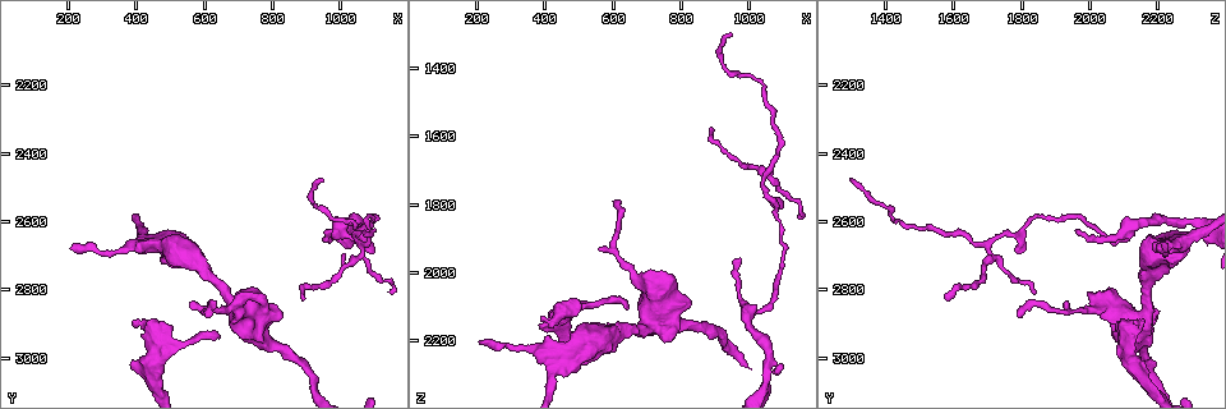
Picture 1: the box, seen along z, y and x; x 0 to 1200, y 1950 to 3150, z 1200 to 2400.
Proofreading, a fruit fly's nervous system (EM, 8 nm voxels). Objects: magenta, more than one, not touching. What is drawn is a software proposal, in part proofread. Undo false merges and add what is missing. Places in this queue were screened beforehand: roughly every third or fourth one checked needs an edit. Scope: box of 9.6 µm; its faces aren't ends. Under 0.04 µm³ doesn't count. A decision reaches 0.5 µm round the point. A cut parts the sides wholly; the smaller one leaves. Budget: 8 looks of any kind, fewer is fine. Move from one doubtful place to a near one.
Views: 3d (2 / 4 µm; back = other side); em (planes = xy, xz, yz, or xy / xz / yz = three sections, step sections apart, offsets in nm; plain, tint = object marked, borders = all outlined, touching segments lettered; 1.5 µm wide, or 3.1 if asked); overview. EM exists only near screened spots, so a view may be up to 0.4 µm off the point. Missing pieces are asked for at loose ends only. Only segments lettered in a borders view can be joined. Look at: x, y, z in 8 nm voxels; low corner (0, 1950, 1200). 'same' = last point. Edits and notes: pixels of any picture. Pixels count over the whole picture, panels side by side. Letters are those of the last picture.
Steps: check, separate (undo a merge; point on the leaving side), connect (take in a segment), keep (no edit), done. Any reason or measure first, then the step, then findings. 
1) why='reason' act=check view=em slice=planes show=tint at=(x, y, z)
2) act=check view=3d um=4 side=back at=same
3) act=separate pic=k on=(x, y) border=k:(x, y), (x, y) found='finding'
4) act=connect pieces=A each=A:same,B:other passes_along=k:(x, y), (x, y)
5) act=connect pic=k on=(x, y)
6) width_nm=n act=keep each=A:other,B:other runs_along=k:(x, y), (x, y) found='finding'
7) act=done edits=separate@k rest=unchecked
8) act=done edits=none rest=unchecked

why='free end' act=check view=3d um=2 at=(400, 2910, 2140)

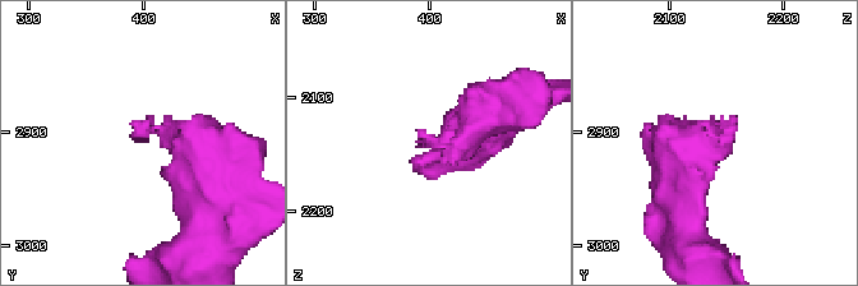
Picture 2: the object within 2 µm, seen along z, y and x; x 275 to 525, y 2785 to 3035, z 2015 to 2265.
why='shape alone is not enough' act=check view=em slice=xy step=4 show=borders at=(394, 2910, 2144)

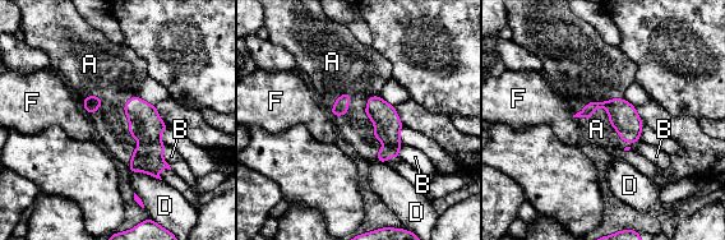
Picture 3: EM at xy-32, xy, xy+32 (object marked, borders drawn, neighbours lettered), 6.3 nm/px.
act=connect pieces=A each=A:same,B:other,D:other,F:other passes_along=3:(623, 116), (609, 115), (596, 129) found='it goes on there'

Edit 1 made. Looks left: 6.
act=check view=overview

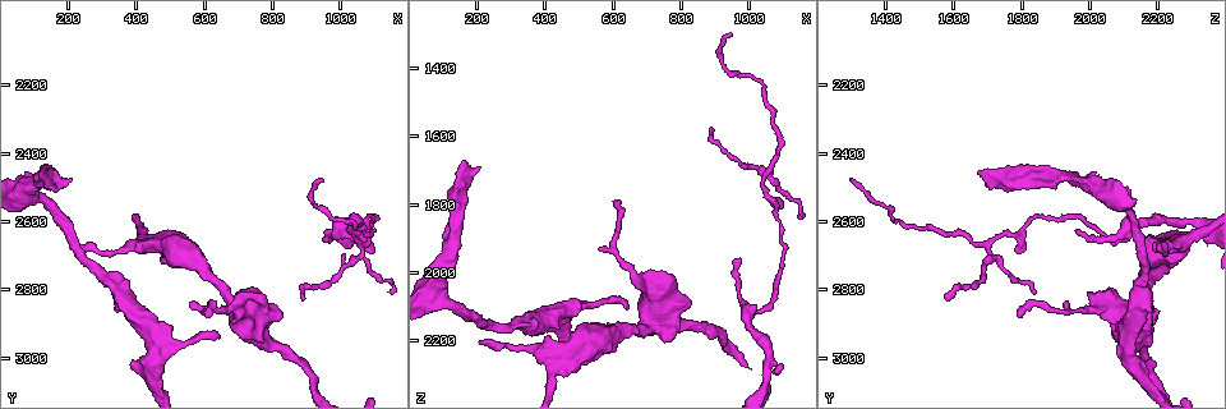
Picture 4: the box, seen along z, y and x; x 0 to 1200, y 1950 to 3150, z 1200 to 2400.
why='branch stops here' act=check view=3d um=2 side=back at=(570, 2840, 1940)

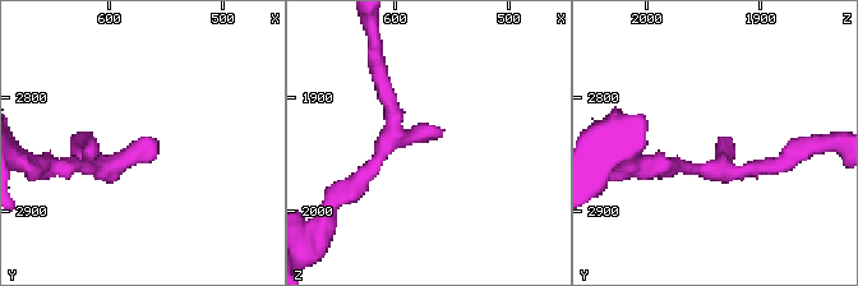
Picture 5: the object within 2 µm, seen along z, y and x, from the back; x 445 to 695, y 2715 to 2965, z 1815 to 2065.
why='now the EM' act=check view=em slice=planes show=borders at=(560, 2840, 1934)

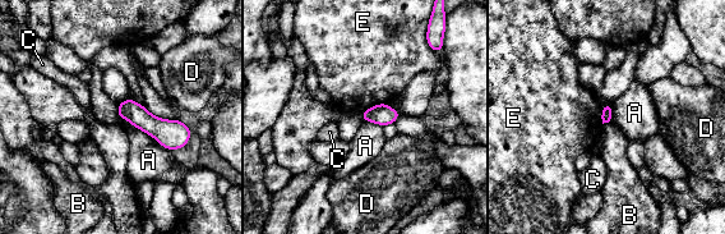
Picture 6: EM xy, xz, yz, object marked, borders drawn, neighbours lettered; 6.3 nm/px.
act=keep each=A:other,B:other,C:other,D:other,E:other border=6:(119, 119), (124, 118), (171, 151) found='no lettered segment goes on from it'

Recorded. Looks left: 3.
why='thick turns thin' act=check view=3d um=4 at=(590, 2730, 2180)

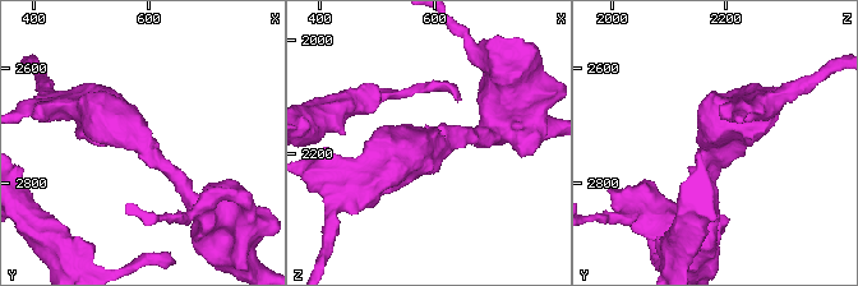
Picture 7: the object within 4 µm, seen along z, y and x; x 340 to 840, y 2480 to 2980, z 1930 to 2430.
act=check view=em um=3.1 slice=yz step=16 show=plain at=(580, 2725, 2180)

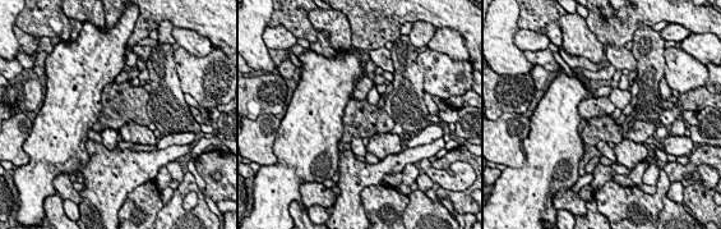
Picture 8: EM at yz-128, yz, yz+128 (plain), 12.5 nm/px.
act=check view=em um=3.1 slice=yz step=16 show=borders at=same

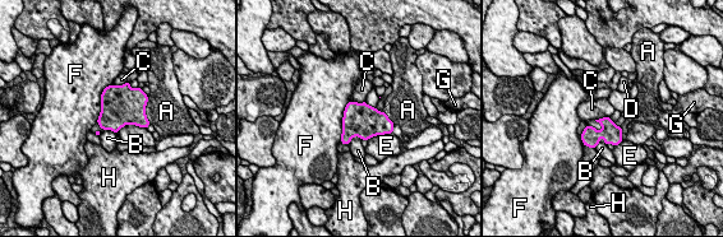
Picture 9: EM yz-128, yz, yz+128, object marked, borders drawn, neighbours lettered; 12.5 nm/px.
arm_widths_nm=220,600 act=keep each=A:other,B:other,C:other,D:other,E:other,F:other,G:other,H:other found='continuous, no second cell'

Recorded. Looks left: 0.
act=done edits=connect@3 rest=unchecked

